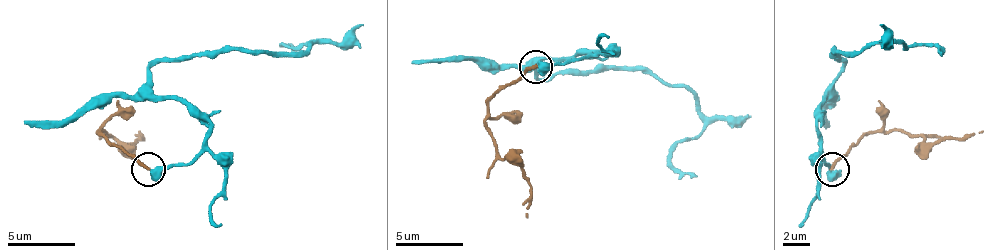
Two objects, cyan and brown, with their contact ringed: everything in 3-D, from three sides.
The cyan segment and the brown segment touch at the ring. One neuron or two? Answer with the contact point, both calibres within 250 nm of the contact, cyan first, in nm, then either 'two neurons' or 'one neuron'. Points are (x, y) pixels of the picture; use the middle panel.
(536, 67) | 600/240 nm | one neuron

